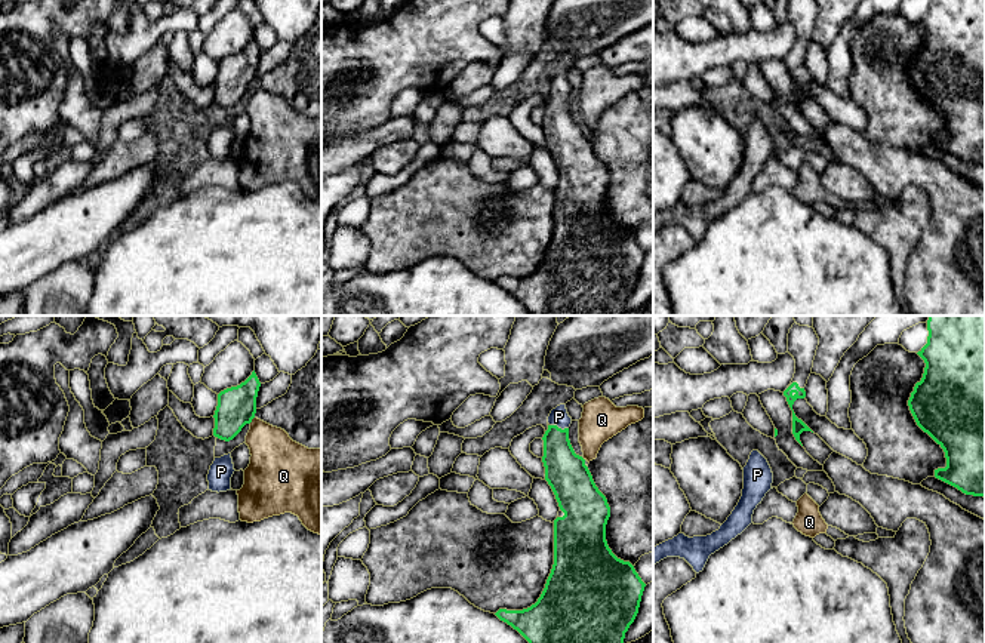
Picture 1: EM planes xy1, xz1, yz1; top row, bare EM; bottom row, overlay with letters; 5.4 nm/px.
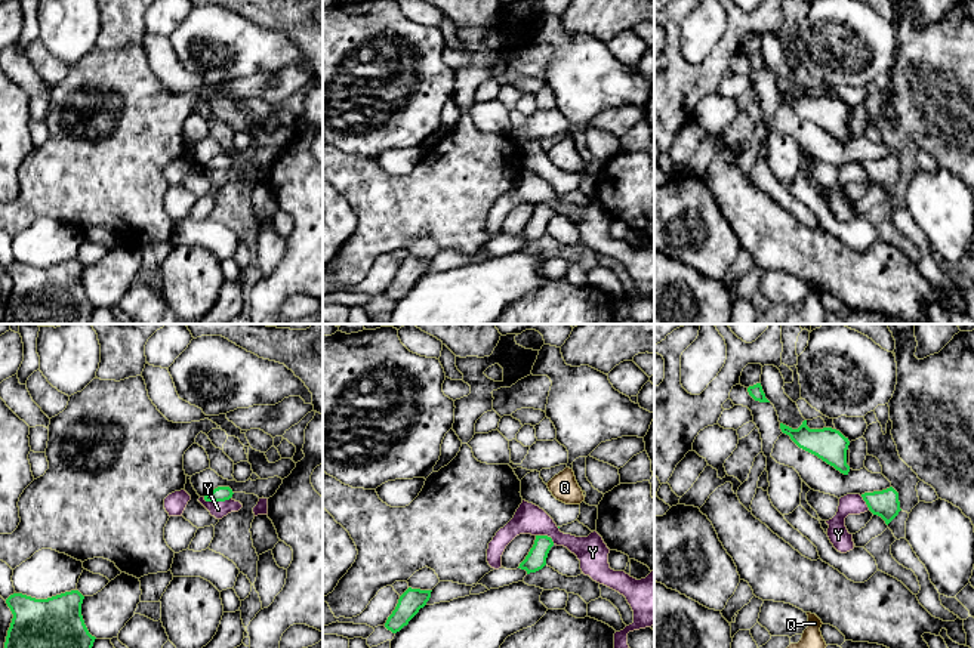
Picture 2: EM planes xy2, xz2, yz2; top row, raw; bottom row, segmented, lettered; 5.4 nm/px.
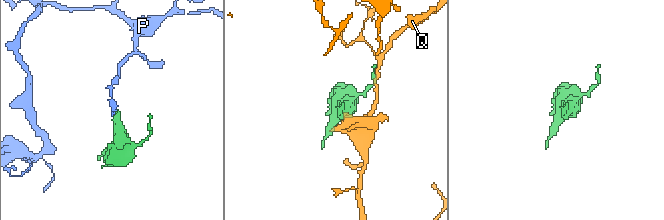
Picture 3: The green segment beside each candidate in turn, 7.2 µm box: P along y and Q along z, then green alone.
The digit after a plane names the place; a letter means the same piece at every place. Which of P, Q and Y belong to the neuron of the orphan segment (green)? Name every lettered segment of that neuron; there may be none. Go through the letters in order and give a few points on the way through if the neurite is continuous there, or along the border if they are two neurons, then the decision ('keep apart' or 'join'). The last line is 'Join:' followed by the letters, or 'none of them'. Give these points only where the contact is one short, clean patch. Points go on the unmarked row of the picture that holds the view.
P: runs through xz1 (566, 141), (559, 126), (559, 97), (559, 85); join
Q: keep apart
Y: border along xy2 (230, 166), (224, 169), (203, 167); keep apart
Join: P

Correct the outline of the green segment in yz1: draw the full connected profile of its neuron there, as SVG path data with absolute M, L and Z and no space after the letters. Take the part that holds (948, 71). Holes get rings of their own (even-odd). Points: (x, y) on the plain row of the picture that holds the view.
M929 0L927 12L917 22L926 36L908 74L917 93L945 120L946 135L935 138L935 145L966 163L985 166L985 0Z

